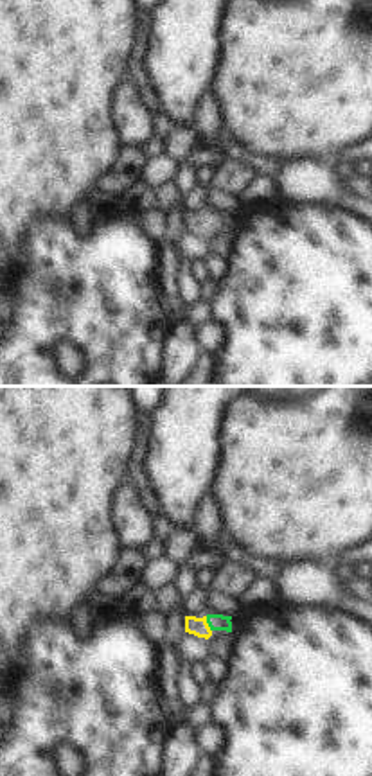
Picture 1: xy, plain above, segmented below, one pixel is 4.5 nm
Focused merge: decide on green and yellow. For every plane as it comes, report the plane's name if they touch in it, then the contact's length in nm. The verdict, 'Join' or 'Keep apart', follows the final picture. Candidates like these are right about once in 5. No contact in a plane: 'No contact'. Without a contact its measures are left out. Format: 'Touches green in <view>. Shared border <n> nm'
Touches green in xy. Shared border 80 nm

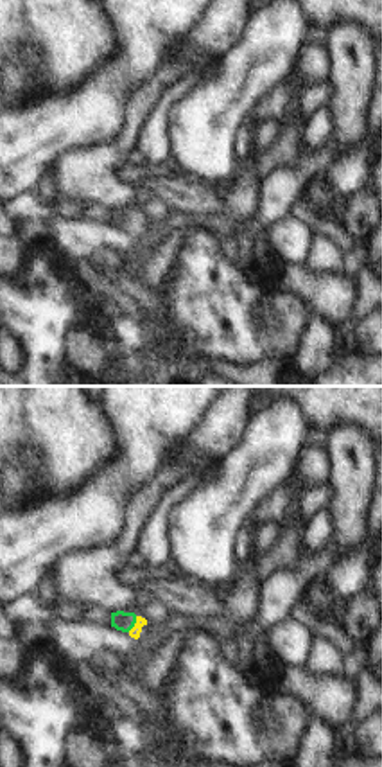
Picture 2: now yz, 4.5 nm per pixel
Touches green in yz. Shared border 80 nm

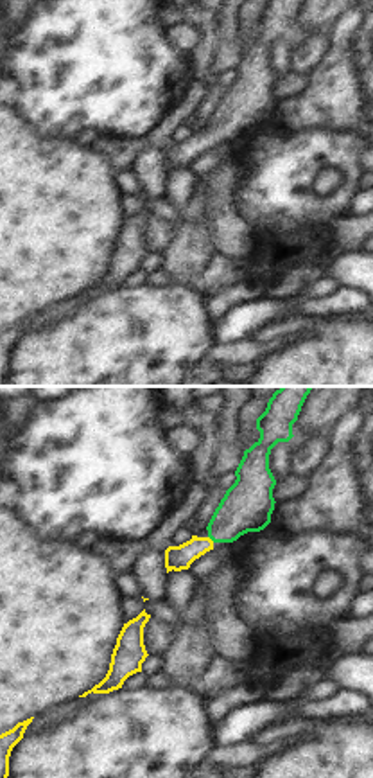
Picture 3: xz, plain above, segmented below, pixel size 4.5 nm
Touches green in xz. Shared border 40 nm

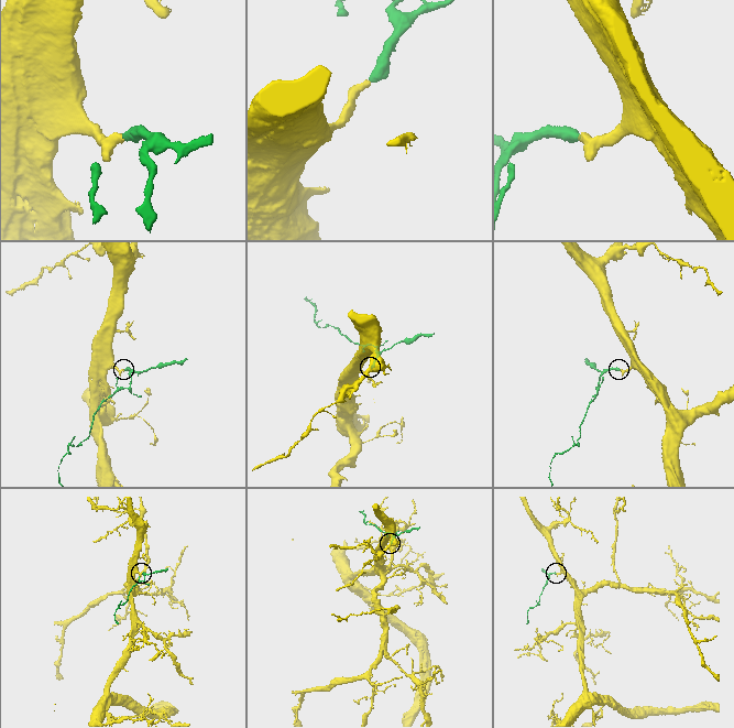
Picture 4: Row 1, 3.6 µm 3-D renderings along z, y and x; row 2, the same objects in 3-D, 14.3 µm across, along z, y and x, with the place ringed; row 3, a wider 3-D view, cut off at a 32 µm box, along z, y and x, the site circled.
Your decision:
Join

